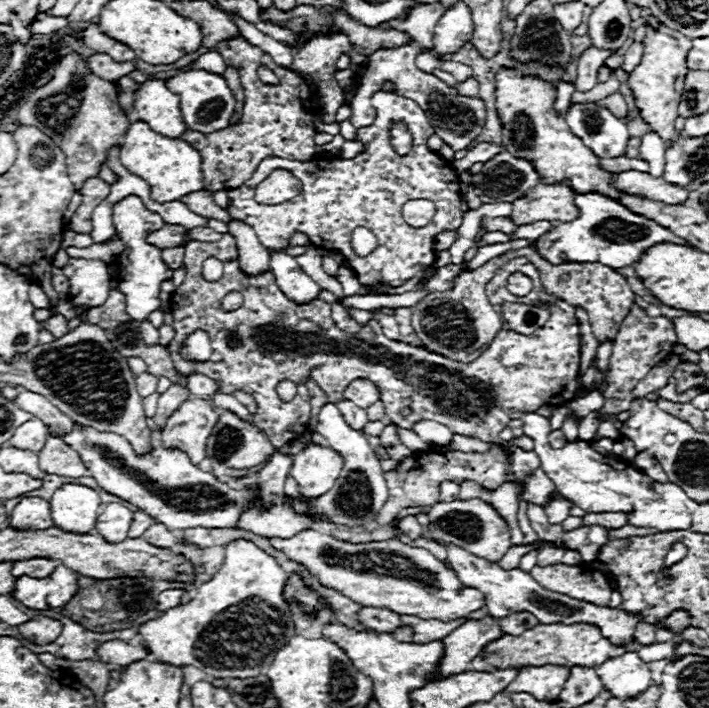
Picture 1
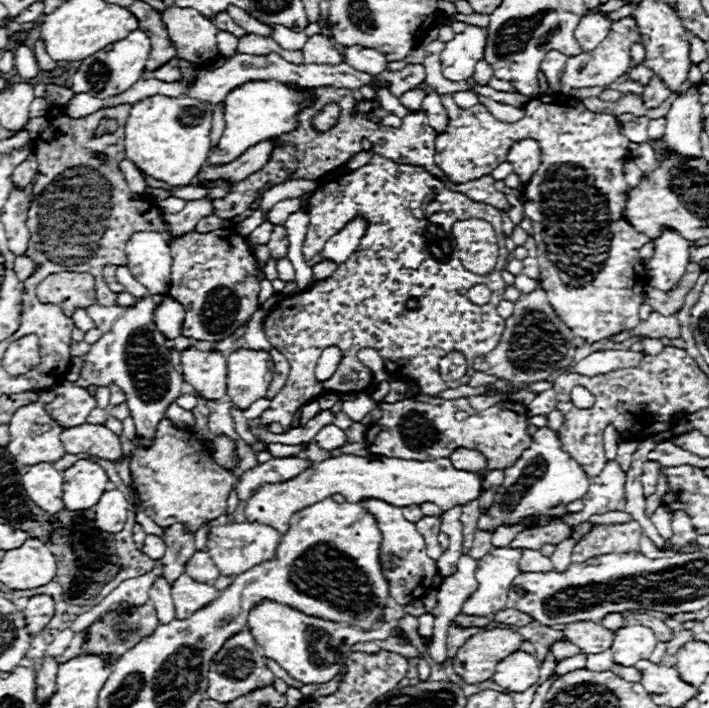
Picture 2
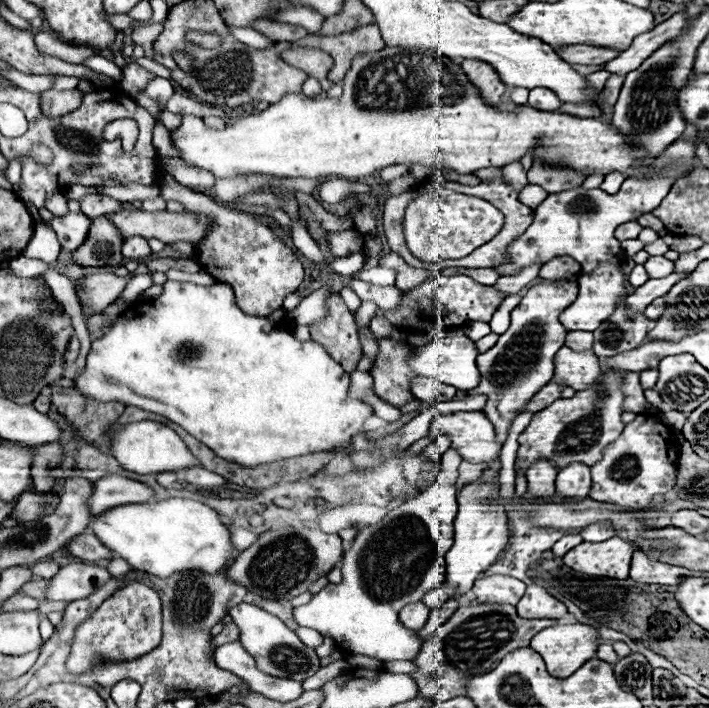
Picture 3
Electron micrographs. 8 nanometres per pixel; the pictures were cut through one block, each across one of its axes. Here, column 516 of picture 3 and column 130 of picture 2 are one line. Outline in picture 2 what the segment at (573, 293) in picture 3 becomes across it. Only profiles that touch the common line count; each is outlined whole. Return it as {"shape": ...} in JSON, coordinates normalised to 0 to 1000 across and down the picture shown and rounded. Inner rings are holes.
{"shape":[[[203,418],[192,424],[189,432],[124,432],[121,444],[133,452],[135,463],[144,466],[138,483],[127,489],[127,497],[118,503],[116,537],[104,542],[121,548],[127,542],[166,542],[178,556],[178,573],[192,599],[192,613],[212,624],[217,619],[217,605],[223,593],[231,590],[231,582],[240,568],[257,556],[257,528],[240,517],[240,480],[217,458],[217,435],[231,424],[223,418]]]}

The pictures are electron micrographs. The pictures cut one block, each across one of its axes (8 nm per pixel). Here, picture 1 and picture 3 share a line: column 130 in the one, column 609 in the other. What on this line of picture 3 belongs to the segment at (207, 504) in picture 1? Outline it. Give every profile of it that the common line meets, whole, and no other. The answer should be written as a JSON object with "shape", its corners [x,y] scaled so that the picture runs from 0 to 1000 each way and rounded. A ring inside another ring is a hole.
{"shape":[[[900,585],[894,596],[883,599],[874,619],[852,636],[852,647],[835,658],[832,703],[889,720],[906,720],[920,715],[922,701],[945,695],[953,678],[956,630],[942,619],[945,613],[939,613],[939,607],[939,602],[911,585]]]}

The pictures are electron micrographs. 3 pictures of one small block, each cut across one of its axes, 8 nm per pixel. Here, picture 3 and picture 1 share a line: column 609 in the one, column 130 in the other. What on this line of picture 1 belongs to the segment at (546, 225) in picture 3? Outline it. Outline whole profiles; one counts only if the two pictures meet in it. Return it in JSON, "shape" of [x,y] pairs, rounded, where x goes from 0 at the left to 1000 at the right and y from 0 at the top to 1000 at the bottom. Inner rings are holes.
{"shape":[[[189,274],[172,280],[166,288],[158,294],[158,311],[164,322],[164,333],[175,342],[175,356],[161,364],[164,373],[164,393],[166,393],[166,410],[178,418],[178,441],[183,444],[186,452],[200,458],[209,452],[209,446],[226,435],[226,401],[234,393],[243,393],[243,381],[234,379],[228,370],[226,359],[228,353],[223,347],[214,347],[206,342],[206,333],[223,322],[228,322],[231,311],[220,302],[212,299],[200,282]]]}

